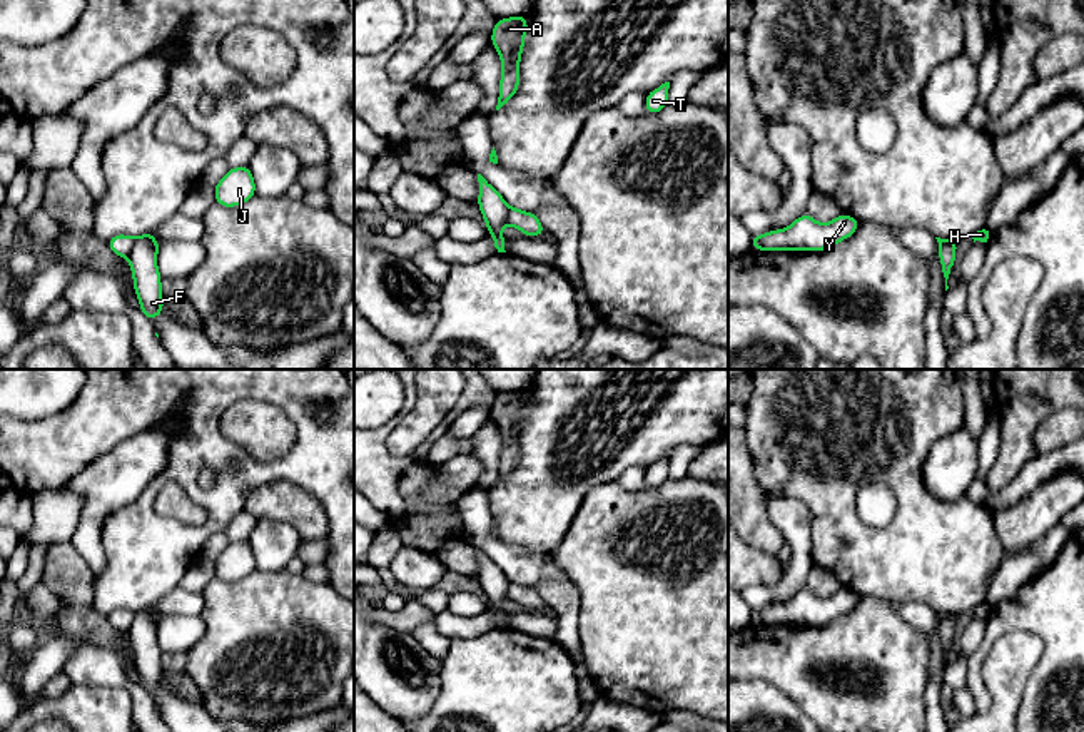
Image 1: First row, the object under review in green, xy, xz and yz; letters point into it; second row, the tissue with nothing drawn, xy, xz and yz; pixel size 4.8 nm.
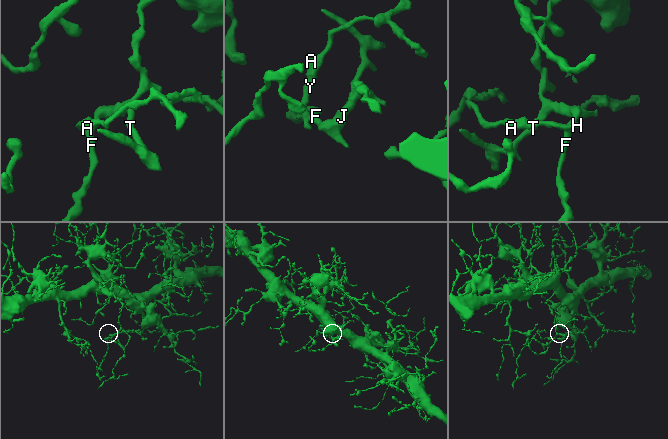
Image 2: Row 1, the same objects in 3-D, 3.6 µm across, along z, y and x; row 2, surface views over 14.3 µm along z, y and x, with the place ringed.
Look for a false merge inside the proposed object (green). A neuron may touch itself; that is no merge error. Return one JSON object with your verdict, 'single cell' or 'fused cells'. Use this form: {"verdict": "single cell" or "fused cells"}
{"verdict": "fused cells"}

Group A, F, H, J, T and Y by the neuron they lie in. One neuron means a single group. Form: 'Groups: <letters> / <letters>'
Groups: A H Y / F J T

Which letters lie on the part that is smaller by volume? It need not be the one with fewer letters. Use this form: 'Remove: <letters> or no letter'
Remove: A, H, Y

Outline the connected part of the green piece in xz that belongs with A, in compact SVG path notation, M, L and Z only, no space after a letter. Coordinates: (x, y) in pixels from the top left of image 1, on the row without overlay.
M529 391L499 393L491 406L491 419L501 431L501 455L496 485L508 478L519 461L519 433Z

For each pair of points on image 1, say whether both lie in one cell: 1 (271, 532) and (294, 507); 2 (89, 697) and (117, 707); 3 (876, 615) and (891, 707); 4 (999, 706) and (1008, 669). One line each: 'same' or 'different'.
1: different
2: same
3: same
4: same

